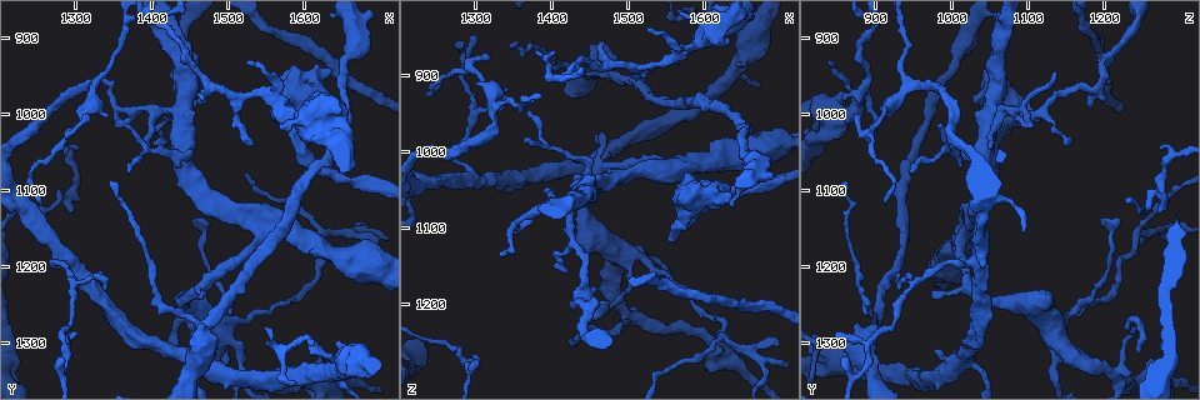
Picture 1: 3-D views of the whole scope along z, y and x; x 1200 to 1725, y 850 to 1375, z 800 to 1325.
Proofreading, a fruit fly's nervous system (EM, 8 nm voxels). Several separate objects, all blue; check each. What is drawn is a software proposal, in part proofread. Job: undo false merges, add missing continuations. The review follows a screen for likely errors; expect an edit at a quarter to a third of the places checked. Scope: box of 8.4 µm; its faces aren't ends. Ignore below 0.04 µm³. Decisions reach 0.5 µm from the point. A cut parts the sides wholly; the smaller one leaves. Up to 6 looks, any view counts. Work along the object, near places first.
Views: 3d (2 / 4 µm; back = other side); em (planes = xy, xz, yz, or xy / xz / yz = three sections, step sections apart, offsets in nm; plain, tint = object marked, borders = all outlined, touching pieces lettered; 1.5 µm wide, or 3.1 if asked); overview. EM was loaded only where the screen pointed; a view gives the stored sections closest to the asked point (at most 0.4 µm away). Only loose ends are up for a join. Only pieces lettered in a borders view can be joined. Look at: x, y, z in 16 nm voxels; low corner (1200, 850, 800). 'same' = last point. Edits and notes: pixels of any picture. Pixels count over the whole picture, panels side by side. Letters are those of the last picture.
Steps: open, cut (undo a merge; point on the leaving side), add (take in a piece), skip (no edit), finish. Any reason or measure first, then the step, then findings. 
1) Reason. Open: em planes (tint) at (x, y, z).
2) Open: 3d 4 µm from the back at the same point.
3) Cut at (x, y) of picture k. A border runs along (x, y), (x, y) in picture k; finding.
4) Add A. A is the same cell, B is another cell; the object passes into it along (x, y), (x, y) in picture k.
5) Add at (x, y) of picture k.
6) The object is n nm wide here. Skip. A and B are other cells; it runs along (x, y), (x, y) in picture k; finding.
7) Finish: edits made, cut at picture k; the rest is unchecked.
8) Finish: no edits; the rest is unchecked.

Calibre changes. Open: 3d 4 µm at (1465, 1280, 890).

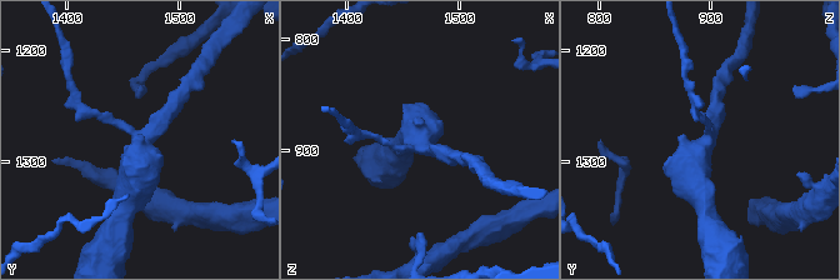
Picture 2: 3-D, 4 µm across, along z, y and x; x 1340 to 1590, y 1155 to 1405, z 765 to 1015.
Open: em planes (borders) at (1466, 1282, 896).

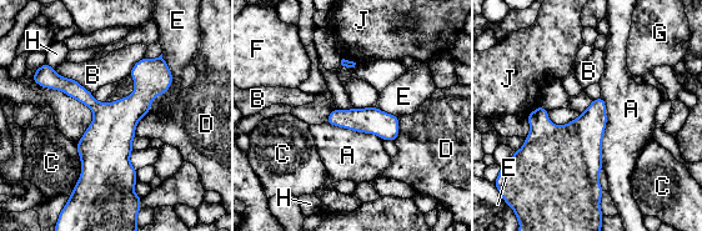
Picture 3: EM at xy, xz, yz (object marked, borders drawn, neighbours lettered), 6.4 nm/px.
Skip. A, B, C, D, E, F, G, H and J are other cells; it runs along (151, 61), (106, 144), (106, 200) in picture 3; all the same cell.

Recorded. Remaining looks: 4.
Tapers out. Open: em planes (borders) at (1420, 1035, 1160).

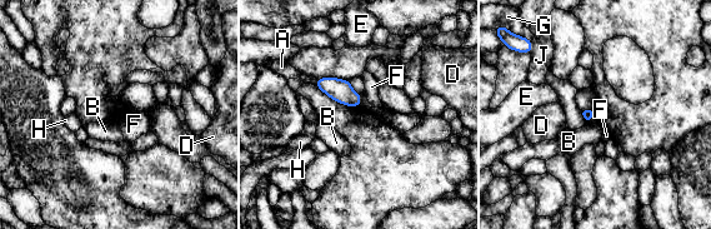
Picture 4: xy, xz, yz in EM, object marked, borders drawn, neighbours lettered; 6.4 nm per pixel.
The longest contact is with D, 200 nm. Skip. A, B, D, E, F, G, H and J are other cells; a border runs along (594, 115), (589, 122) in picture 4; none of them fits.

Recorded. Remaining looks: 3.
Free end. Open: em yz step 8 (borders) at (1560, 995, 1115).

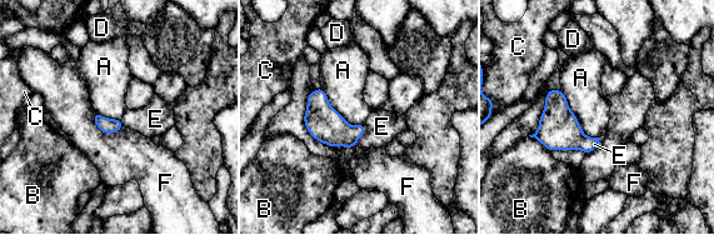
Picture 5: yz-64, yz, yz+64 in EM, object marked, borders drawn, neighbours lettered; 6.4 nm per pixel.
Add E. E is the same cell, A, B, C, D and F are other cells; the object passes into it along (325, 124), (362, 135), (382, 126) in picture 5; it goes on there.

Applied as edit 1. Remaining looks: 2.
Finish: edits made, add at picture 5; the rest is unchecked.

